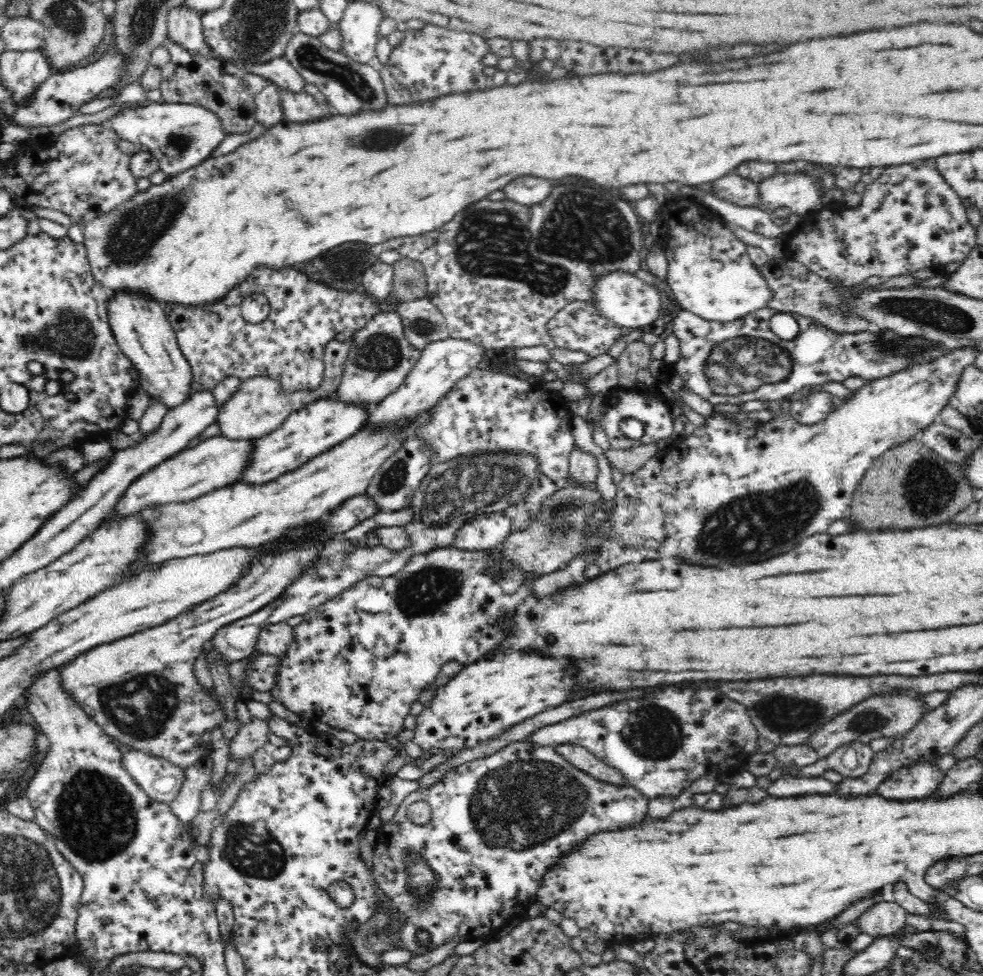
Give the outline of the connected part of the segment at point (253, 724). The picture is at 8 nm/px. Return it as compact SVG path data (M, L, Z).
M252 717L249 723L242 723L236 735L227 742L231 760L243 760L251 757L256 750L268 746L268 734L271 732L268 720Z

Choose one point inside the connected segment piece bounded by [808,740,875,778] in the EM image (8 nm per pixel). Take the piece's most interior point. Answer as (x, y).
(852, 760)

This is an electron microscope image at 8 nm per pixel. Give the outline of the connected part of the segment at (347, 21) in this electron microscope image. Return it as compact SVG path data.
M349 1L339 22L342 35L339 51L358 64L370 62L376 56L374 50L383 18L381 8L373 2Z

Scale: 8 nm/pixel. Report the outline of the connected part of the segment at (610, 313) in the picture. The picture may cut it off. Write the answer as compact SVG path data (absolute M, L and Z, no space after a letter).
M612 270L608 274L602 274L594 282L594 303L598 313L603 317L609 318L614 324L624 328L643 329L651 326L658 318L662 318L662 300L660 291L654 285L650 285L635 274Z

